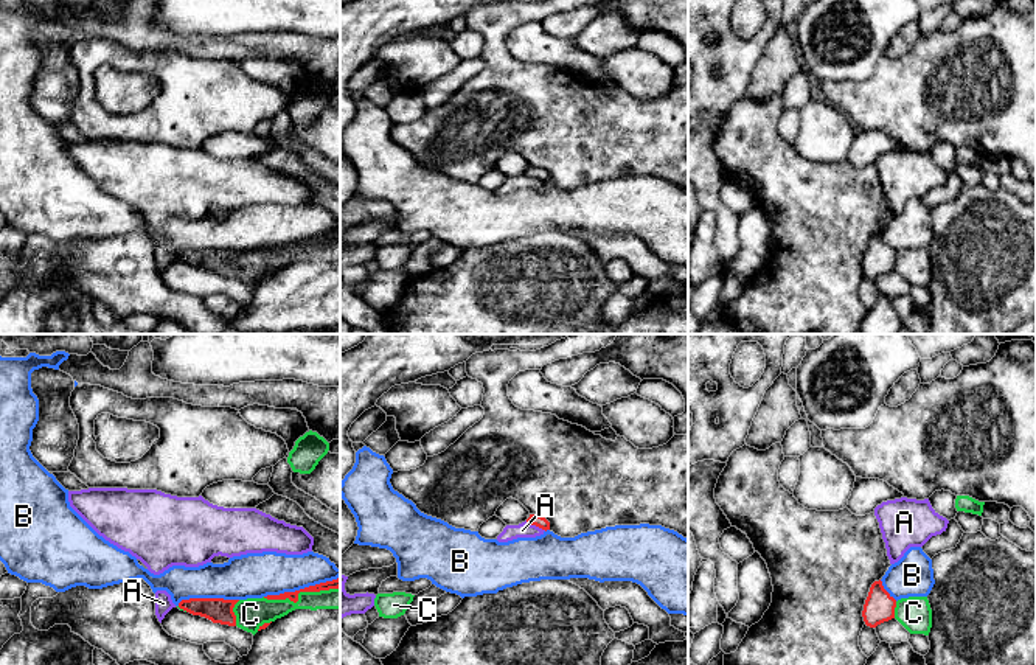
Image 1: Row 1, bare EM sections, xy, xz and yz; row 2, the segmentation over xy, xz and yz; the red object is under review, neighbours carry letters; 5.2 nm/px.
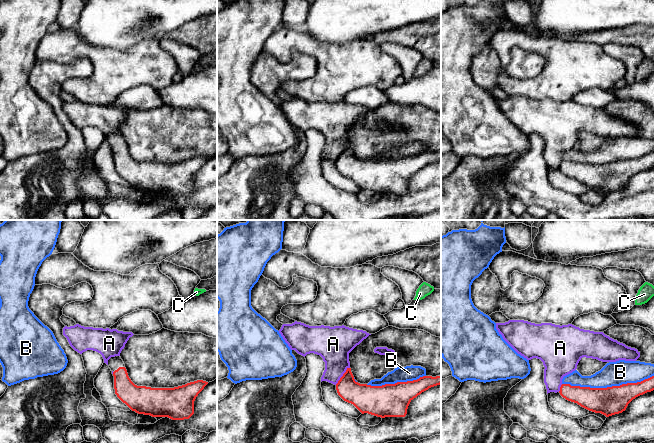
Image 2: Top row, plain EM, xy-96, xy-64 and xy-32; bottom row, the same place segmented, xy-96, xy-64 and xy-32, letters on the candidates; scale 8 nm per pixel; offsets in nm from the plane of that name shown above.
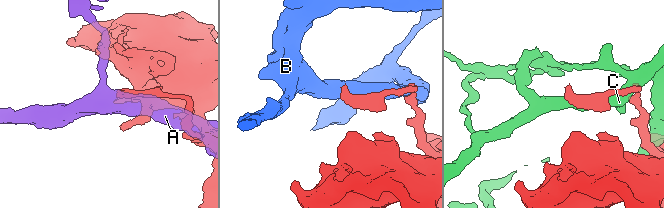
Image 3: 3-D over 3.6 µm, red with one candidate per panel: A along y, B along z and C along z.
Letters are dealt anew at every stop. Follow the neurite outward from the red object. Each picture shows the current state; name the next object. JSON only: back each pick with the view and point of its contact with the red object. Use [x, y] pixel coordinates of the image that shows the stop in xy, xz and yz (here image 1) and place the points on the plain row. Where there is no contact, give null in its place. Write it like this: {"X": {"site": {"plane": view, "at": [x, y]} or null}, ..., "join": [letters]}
{"join": []}

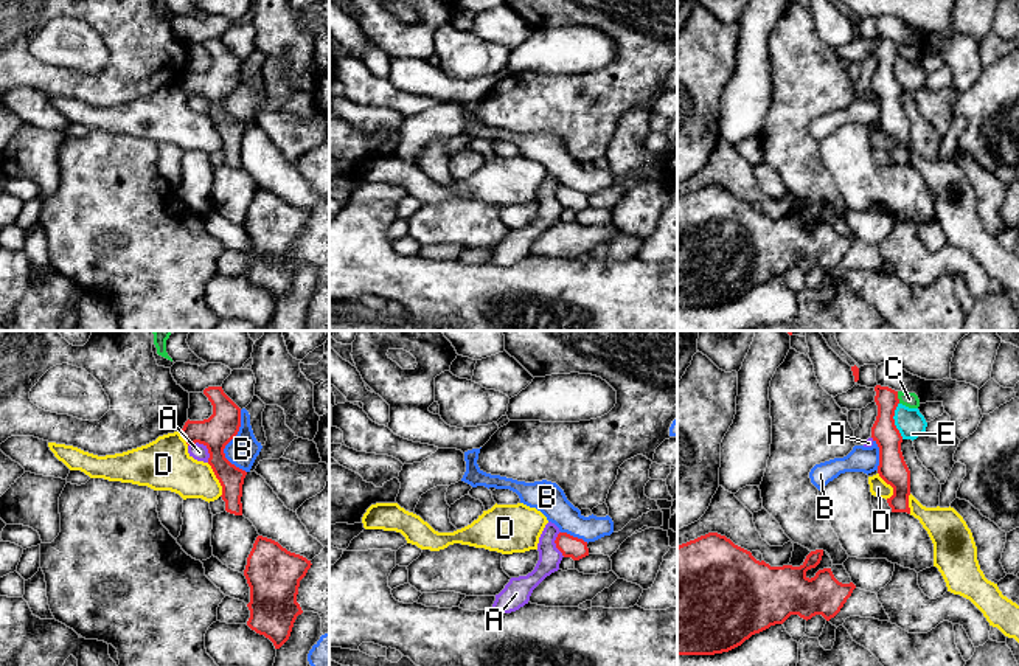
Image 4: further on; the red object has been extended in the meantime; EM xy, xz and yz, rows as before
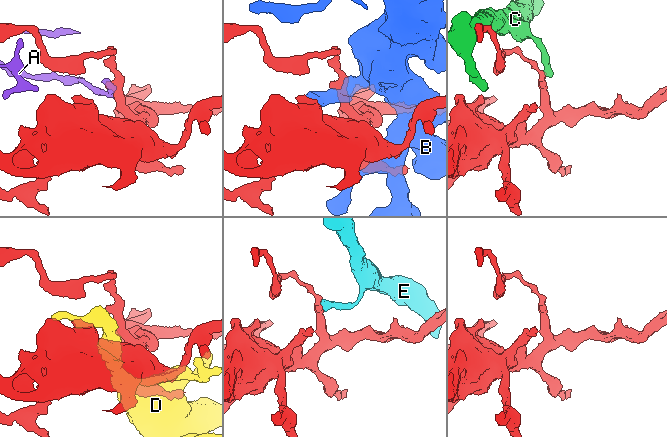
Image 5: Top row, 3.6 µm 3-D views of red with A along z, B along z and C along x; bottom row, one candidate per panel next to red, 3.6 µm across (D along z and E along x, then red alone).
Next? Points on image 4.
{"join": []}

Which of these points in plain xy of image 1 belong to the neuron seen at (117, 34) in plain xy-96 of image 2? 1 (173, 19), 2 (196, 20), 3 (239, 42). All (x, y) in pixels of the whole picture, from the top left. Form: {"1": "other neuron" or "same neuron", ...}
{"1": "same neuron", "2": "same neuron", "3": "other neuron"}

